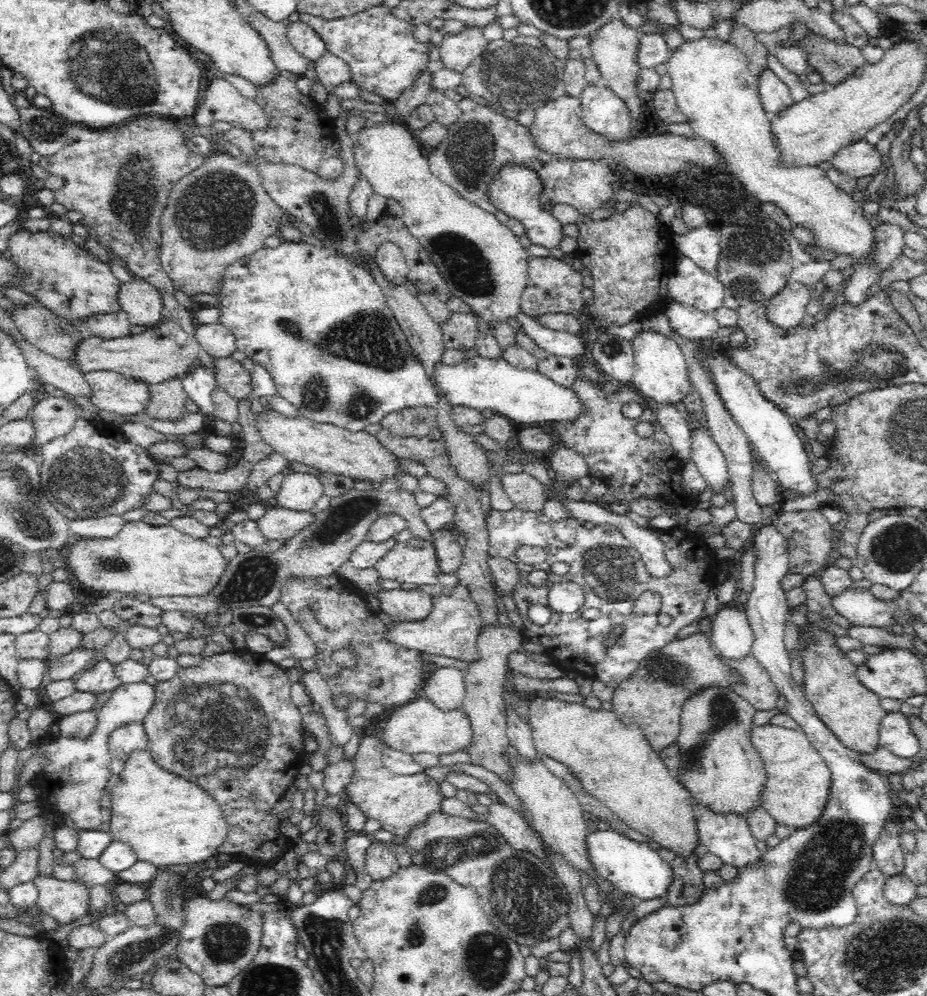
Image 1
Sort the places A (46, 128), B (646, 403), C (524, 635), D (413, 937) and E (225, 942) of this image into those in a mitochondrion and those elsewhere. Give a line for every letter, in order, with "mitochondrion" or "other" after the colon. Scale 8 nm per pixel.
A: mitochondrion
B: other
C: other
D: mitochondrion
E: mitochondrion

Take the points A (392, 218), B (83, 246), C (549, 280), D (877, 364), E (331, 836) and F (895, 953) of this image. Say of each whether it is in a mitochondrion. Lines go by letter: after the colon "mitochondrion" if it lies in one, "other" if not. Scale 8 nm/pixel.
A: other
B: other
C: other
D: mitochondrion
E: mitochondrion
F: mitochondrion

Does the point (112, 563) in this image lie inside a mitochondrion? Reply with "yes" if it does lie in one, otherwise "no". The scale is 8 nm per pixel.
yes

